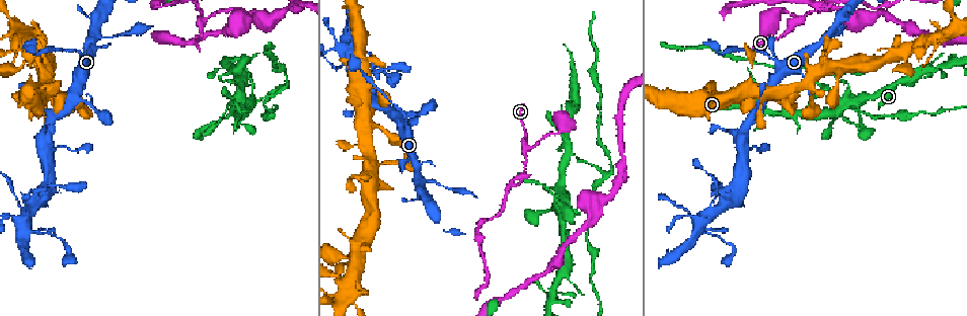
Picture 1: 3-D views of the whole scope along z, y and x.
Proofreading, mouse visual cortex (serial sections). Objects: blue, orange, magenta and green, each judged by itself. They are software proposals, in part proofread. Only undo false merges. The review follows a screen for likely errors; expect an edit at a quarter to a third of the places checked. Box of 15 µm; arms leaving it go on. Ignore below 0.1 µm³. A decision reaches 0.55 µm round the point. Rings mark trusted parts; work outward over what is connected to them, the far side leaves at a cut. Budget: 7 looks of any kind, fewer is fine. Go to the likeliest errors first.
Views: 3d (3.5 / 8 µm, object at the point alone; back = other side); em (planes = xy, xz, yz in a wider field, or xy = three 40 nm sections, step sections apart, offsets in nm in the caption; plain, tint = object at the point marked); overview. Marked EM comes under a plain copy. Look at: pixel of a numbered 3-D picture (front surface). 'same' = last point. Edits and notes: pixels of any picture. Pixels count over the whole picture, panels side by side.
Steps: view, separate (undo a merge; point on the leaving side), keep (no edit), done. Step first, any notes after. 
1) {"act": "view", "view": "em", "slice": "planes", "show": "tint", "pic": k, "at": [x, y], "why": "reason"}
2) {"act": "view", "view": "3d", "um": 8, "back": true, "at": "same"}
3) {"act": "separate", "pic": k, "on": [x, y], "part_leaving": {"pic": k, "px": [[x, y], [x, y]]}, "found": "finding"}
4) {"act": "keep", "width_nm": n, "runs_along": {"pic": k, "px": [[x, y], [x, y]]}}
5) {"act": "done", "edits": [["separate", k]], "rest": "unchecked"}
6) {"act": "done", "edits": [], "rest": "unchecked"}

{"act": "view", "view": "3d", "um": 8, "pic": 1, "at": [846, 83]}

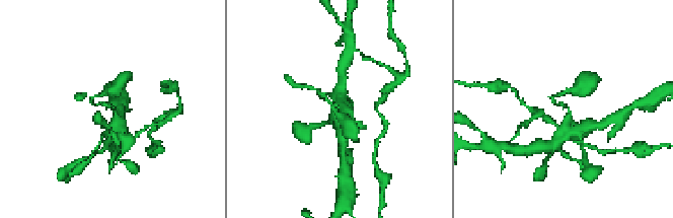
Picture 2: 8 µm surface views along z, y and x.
{"act": "view", "view": "3d", "um": 3.5, "pic": 2, "at": [340, 106]}

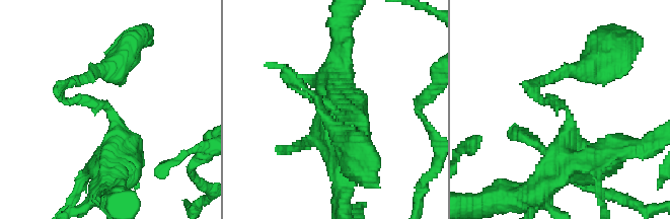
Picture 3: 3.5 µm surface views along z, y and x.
{"act": "view", "view": "em", "slice": "xy", "step": 5, "show": "tint", "pic": 3, "at": [106, 108], "why": "now the EM"}

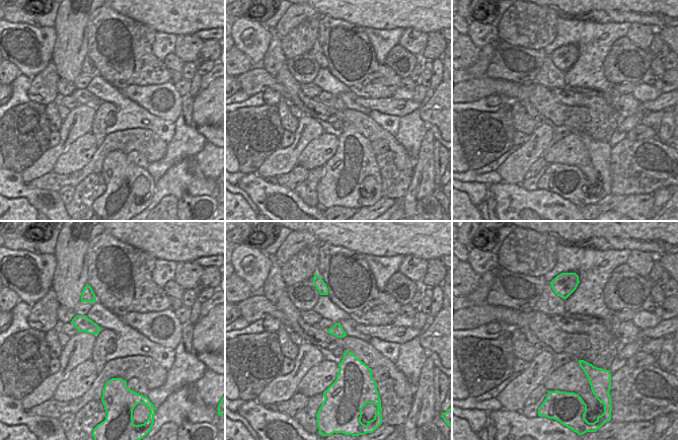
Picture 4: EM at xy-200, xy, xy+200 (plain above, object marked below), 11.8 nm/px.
{"act": "keep", "arm_widths_nm": [100, 400], "runs_along": {"pic": 3, "px": [[108, 166], [112, 114], [62, 86]]}, "found": "one cell here"}

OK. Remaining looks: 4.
{"act": "view", "view": "3d", "um": 3.5, "pic": 1, "at": [80, 57]}

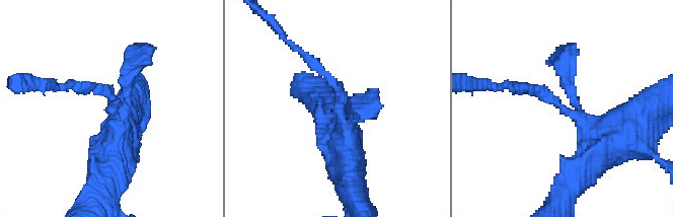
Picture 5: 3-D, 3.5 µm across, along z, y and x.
{"act": "view", "view": "em", "slice": "xy", "step": 1, "show": "tint", "pic": 5, "at": [563, 107], "why": "need the tissue"}

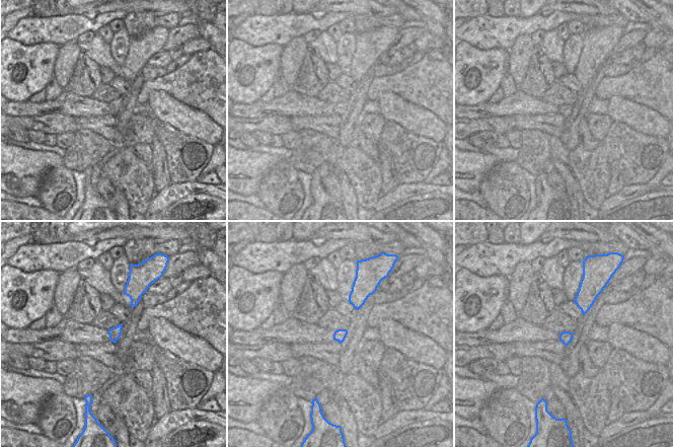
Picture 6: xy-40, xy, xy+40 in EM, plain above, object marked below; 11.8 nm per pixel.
{"act": "keep", "runs_along": {"pic": 5, "px": [[617, 140], [518, 86]]}, "found": "all the same cell"}

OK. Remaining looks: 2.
{"act": "view", "view": "3d", "um": 8, "pic": 1, "at": [567, 155], "why": "three-way junction"}

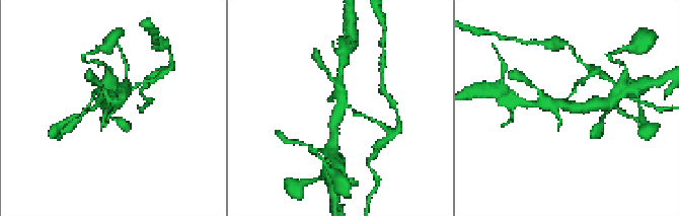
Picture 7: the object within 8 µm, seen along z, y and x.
{"act": "view", "view": "em", "slice": "xy", "step": 1, "show": "tint", "pic": 7, "at": [567, 102], "why": "need the tissue"}

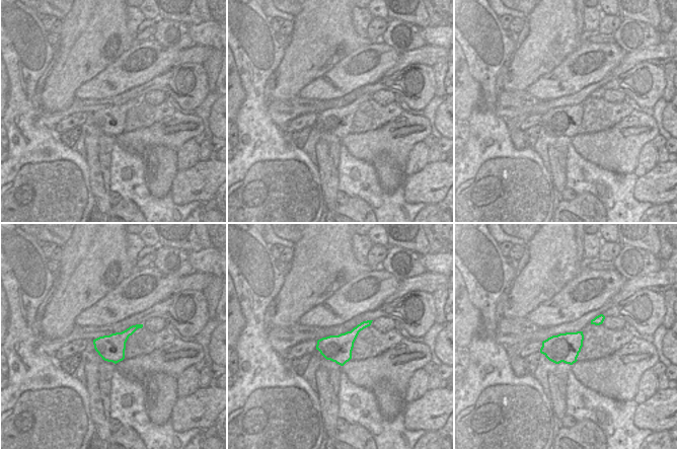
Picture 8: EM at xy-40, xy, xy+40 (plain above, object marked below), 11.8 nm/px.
{"act": "separate", "pic": 7, "on": [146, 83], "part_leaving": {"pic": 7, "px": [[351, 108], [383, 126]]}, "found": "a second cell is stuck on"}

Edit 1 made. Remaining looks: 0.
{"act": "done", "edits": [["separate", 7]], "rest": "unchecked"}

